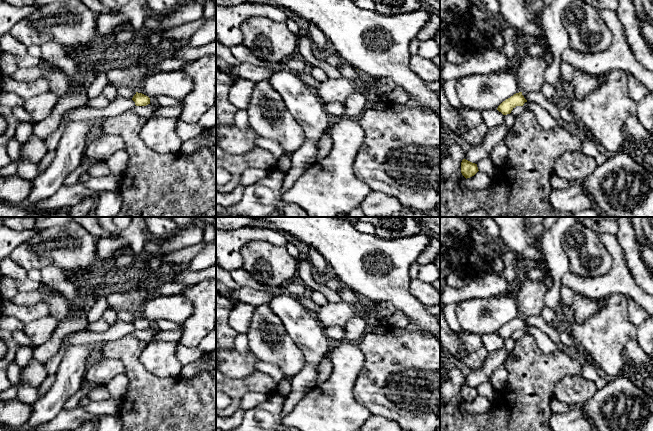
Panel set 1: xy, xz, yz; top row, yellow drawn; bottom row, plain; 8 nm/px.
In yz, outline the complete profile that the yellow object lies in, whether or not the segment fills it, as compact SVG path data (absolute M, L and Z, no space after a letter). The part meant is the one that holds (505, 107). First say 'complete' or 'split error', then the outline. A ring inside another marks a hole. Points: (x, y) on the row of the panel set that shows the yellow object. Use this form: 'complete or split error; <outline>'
complete; M522 92L516 93L510 98L503 101L497 108L503 115L510 114L516 106L523 106L527 100L522 95Z

